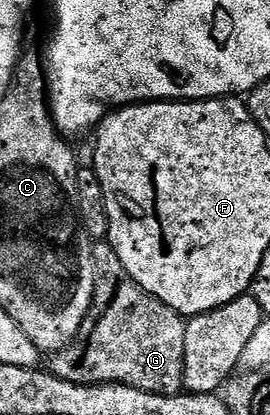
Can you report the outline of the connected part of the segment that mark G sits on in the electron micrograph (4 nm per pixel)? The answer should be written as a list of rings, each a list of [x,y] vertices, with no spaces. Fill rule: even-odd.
[[[109,242],[93,245],[94,297],[92,307],[84,318],[76,338],[64,350],[49,357],[48,371],[56,378],[64,378],[77,384],[127,384],[141,392],[155,392],[161,396],[176,396],[184,385],[184,334],[187,321],[172,306],[160,302],[148,294],[124,270],[124,262]]]

